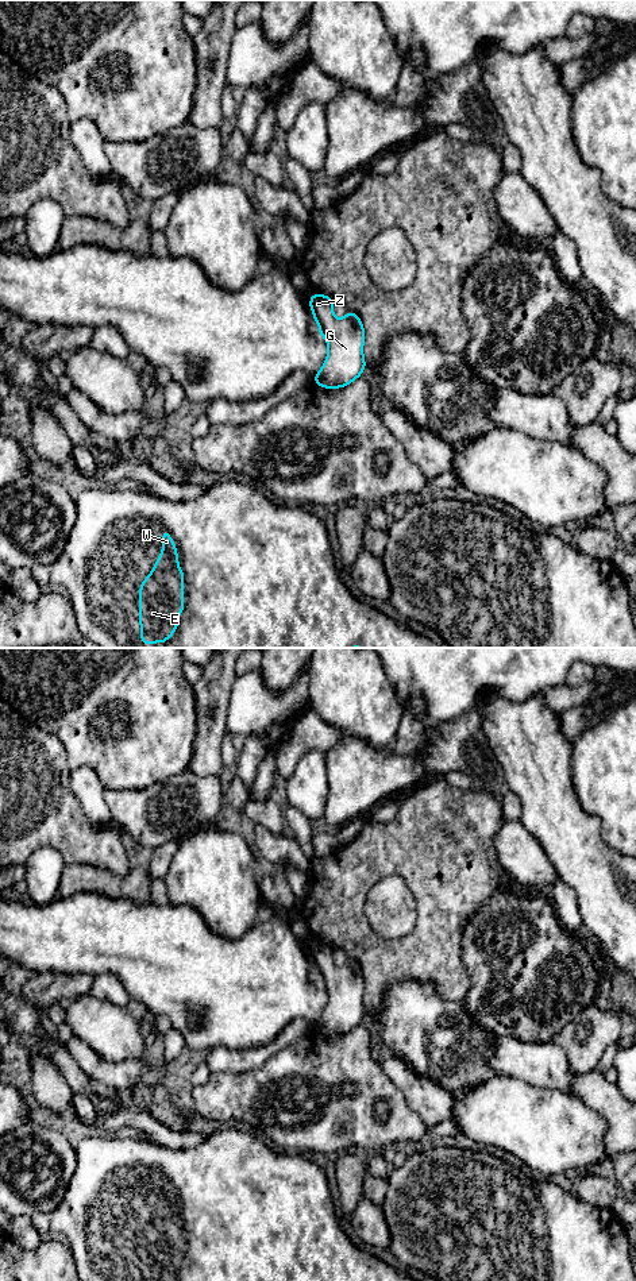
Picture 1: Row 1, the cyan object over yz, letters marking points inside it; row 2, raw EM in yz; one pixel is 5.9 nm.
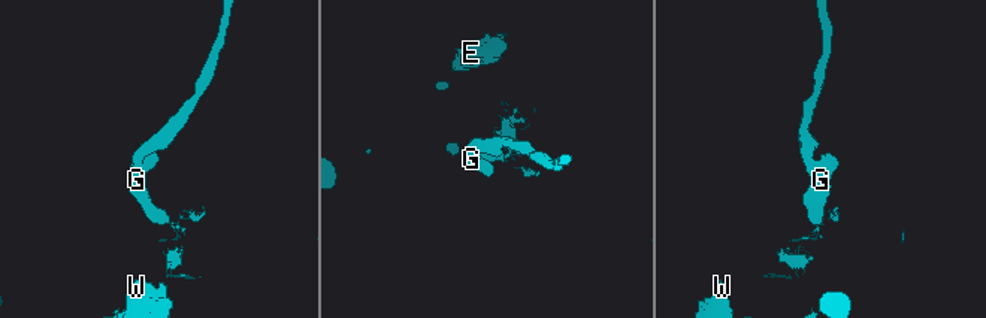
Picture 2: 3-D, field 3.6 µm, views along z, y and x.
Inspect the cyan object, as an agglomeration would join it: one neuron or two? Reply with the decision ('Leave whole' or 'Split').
Leave whole

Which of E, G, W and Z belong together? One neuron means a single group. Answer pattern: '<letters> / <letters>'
E G W Z

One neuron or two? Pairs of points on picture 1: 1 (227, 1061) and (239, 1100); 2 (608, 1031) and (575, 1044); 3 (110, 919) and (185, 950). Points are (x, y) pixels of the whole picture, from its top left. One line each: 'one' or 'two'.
1: two
2: one
3: one

